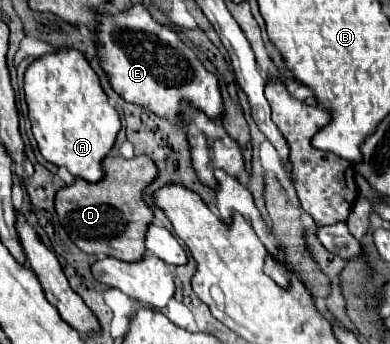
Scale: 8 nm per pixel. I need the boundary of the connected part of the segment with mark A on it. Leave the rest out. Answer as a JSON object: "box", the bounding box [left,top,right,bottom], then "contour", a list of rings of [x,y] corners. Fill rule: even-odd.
{"box":[24,48,120,182],"contour":[[[60,48],[36,58],[24,72],[24,94],[40,154],[56,166],[66,166],[76,178],[98,182],[102,178],[100,162],[114,146],[120,118],[108,104],[100,78],[84,54],[72,48]]]}

